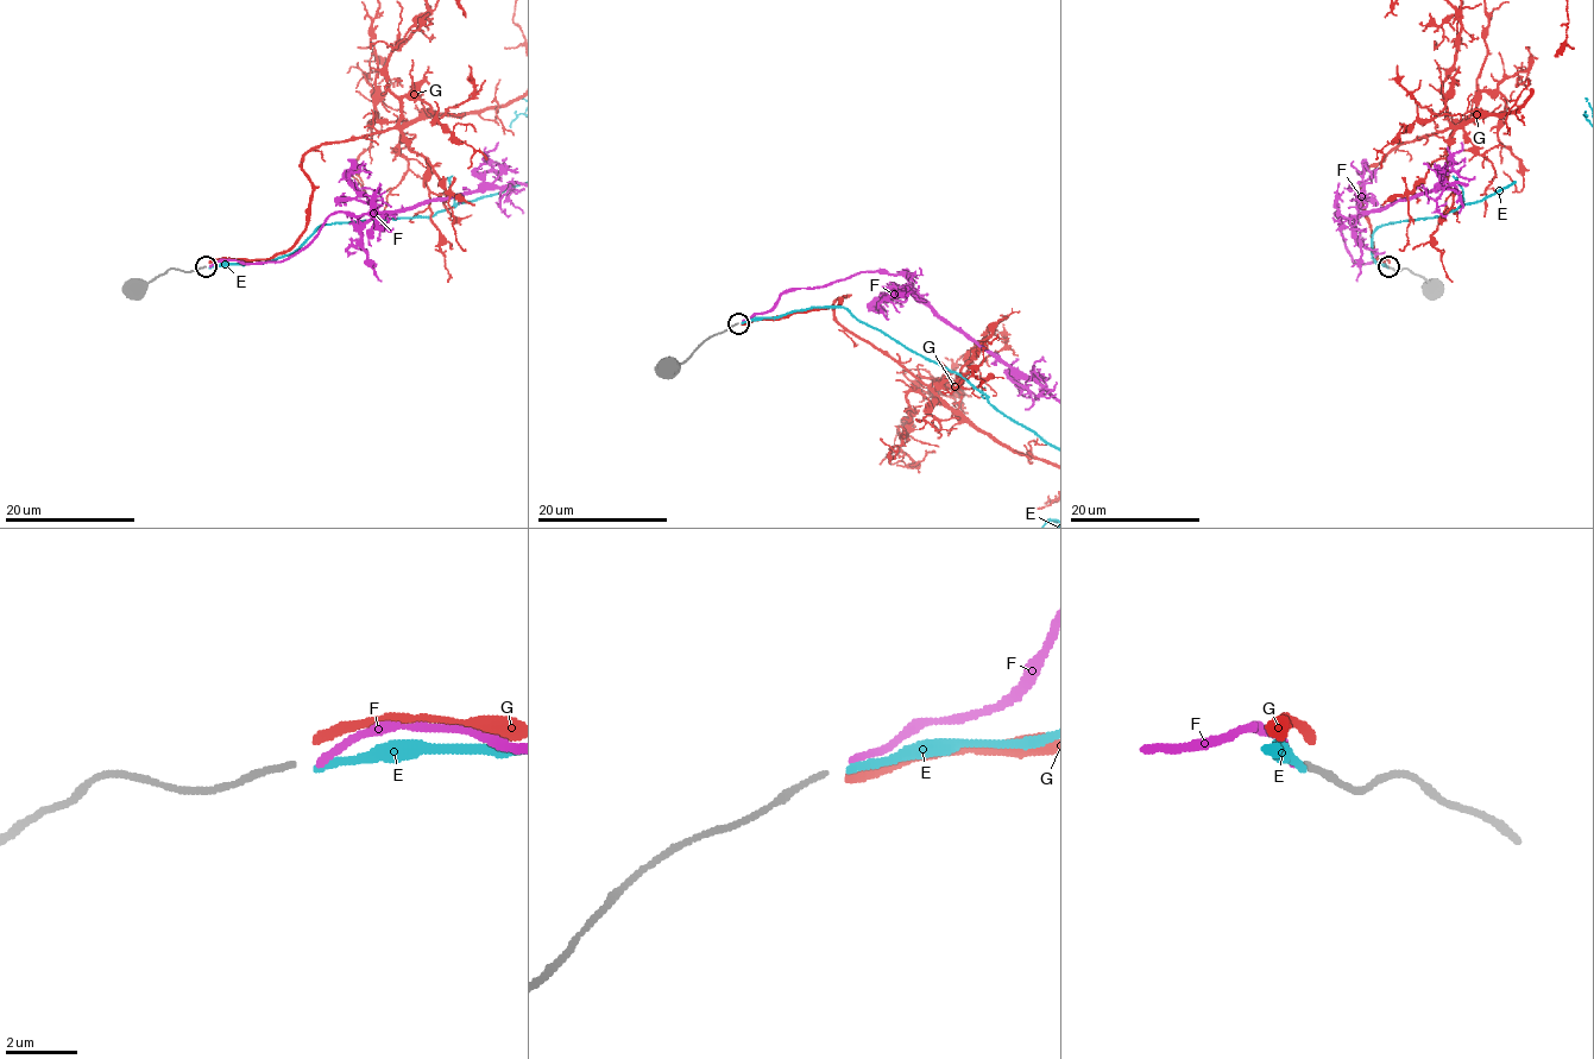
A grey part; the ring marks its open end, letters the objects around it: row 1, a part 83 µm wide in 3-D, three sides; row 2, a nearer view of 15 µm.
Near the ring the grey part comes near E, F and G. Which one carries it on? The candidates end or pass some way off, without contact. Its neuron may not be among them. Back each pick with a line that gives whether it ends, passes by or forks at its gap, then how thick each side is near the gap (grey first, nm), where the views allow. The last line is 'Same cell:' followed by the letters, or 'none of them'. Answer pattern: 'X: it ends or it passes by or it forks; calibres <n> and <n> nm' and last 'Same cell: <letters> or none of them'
Same cell: none of them

